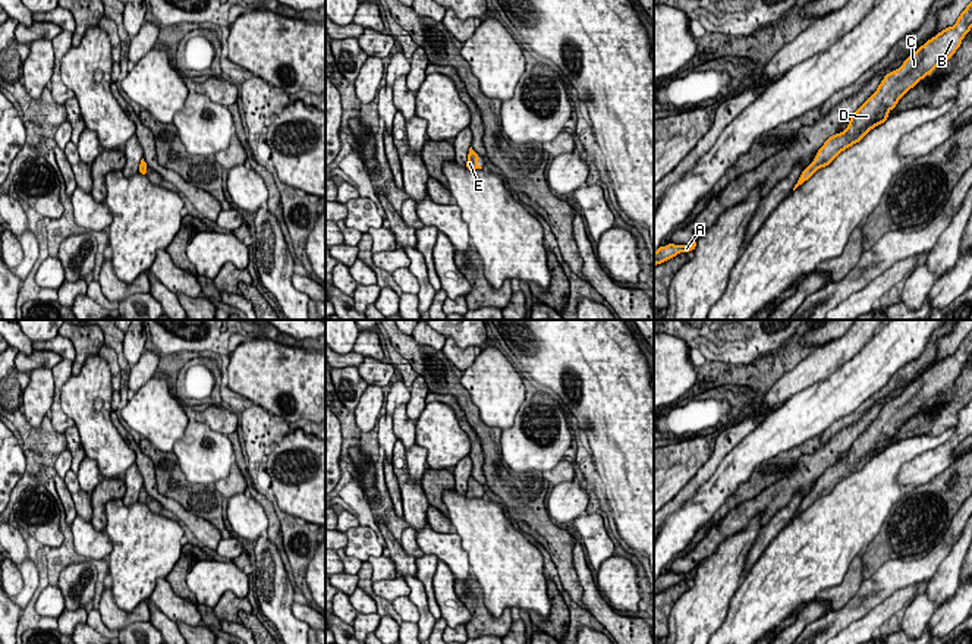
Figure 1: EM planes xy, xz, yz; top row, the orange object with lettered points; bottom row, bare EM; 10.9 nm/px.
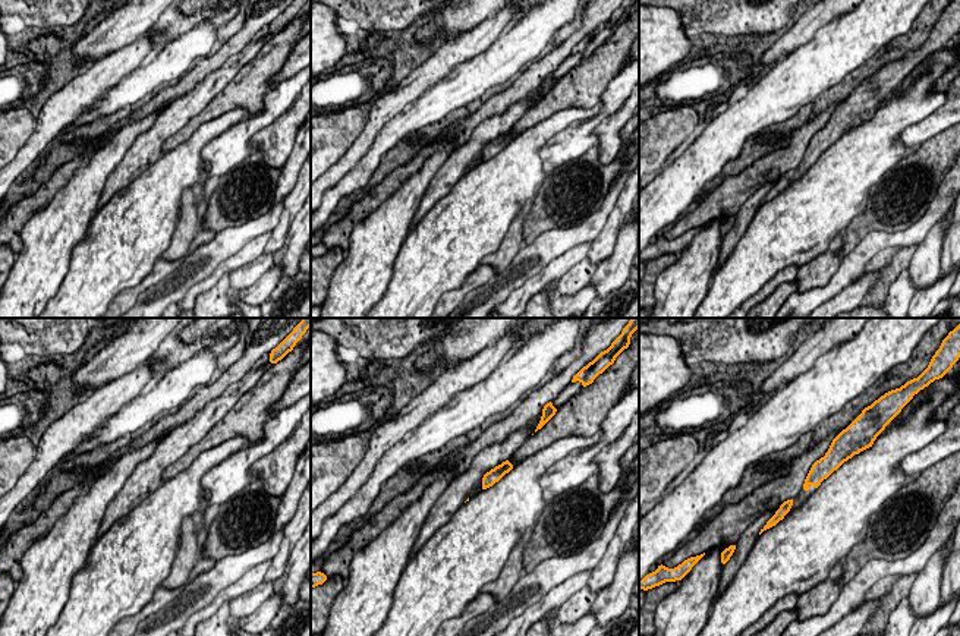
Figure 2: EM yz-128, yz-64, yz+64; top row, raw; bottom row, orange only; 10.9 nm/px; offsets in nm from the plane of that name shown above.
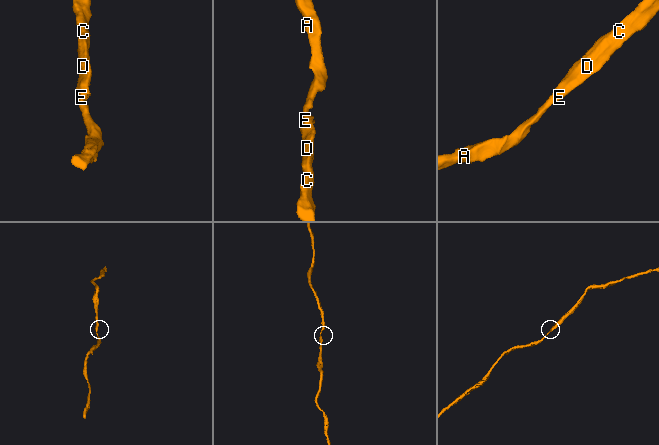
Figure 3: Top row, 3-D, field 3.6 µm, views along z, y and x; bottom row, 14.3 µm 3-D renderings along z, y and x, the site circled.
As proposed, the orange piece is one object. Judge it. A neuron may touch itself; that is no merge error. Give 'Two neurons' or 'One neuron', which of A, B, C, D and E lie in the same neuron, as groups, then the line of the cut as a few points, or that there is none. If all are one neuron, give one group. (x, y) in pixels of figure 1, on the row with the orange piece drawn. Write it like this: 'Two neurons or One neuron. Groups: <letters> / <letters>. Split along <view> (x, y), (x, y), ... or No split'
One neuron. Groups: A B C D E. No split

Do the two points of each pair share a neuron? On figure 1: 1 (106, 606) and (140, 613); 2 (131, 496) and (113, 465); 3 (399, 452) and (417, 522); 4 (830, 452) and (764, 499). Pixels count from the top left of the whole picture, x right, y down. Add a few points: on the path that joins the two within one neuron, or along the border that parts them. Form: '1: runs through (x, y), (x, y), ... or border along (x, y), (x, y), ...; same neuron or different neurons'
1: runs through (115, 615), (131, 616); same neuron
2: border along (135, 462), (122, 478); different neurons
3: runs through (400, 470), (415, 505); same neuron
4: runs through (814, 465), (780, 493); same neuron

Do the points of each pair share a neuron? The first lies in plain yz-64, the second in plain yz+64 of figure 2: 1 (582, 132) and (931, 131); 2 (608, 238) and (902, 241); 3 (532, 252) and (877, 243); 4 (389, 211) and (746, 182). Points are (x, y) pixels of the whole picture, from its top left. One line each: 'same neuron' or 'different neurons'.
1: same neuron
2: different neurons
3: same neuron
4: different neurons

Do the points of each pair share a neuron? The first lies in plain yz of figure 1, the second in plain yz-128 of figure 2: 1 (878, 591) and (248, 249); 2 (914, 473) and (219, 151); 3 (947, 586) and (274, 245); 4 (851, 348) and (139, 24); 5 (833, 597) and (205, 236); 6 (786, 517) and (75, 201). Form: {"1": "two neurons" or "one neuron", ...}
{"1": "two neurons", "2": "one neuron", "3": "one neuron", "4": "two neurons", "5": "two neurons", "6": "two neurons"}

